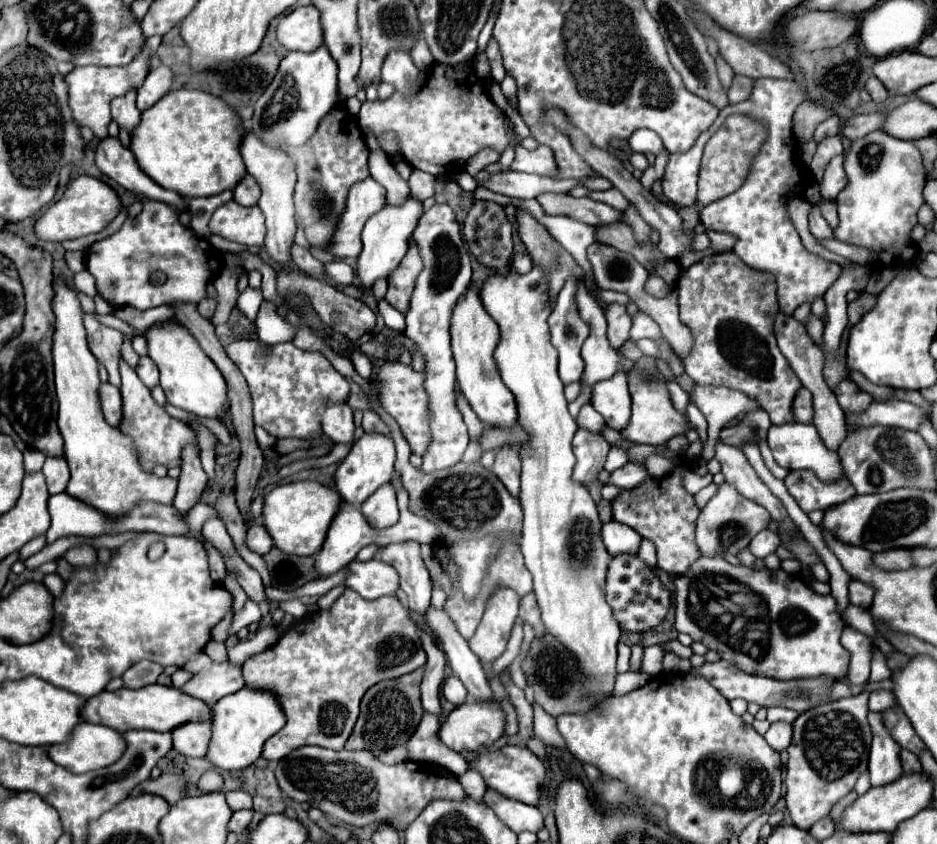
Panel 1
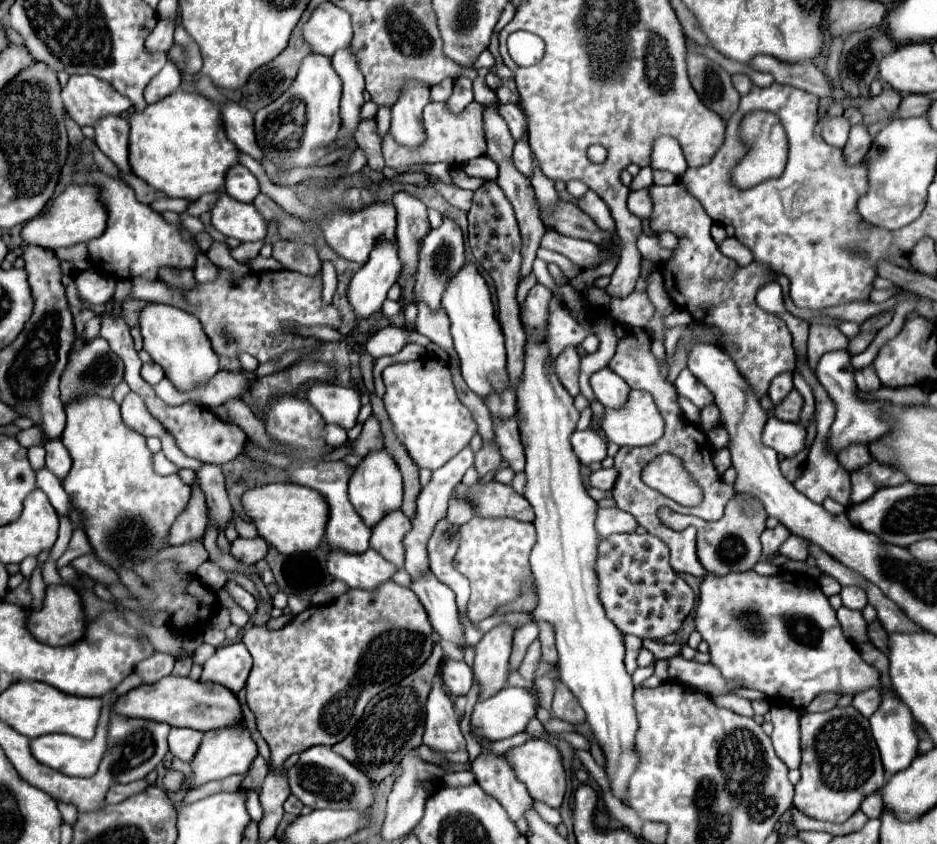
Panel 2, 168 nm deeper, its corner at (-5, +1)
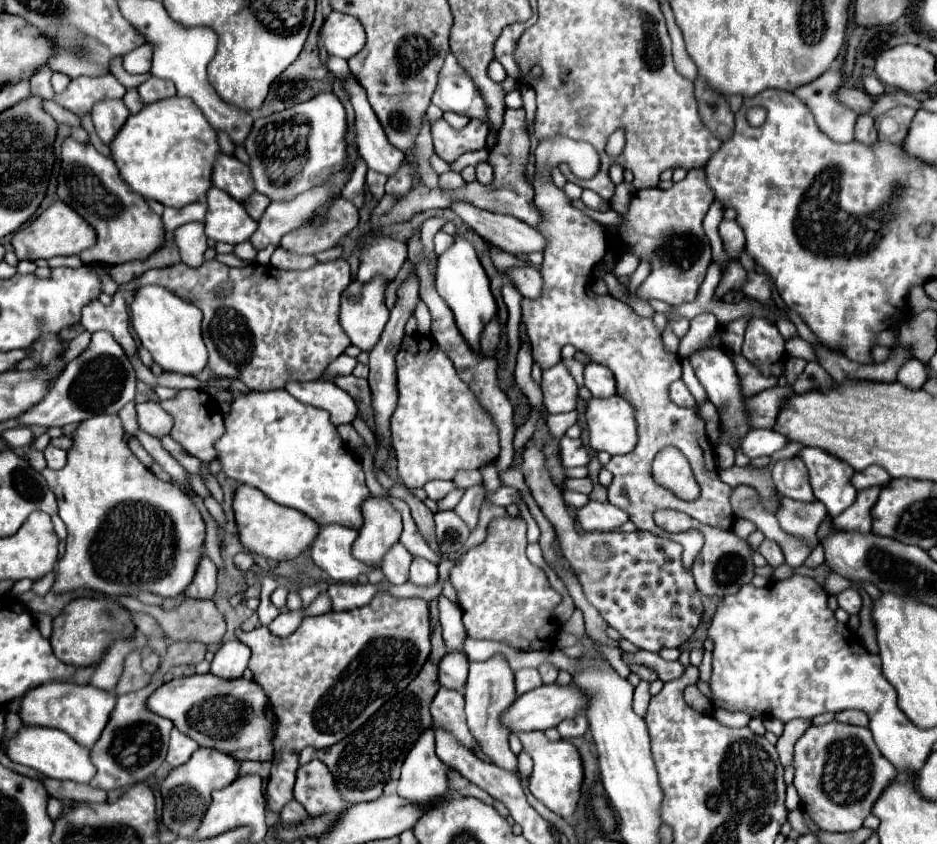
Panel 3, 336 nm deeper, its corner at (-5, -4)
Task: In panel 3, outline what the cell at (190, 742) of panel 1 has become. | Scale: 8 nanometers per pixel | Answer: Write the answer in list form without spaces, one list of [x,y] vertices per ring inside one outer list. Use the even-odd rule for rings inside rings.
[[[176,727],[172,729],[172,735],[170,735],[170,749],[168,749],[168,757],[166,761],[172,765],[172,767],[180,767],[184,765],[190,755],[198,749],[196,741],[192,741],[188,735],[180,733]]]

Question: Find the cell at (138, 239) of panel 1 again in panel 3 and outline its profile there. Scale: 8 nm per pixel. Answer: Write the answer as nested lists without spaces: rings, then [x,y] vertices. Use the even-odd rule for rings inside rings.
[[[72,137],[64,141],[58,197],[72,205],[72,209],[76,209],[96,229],[96,245],[80,253],[84,265],[122,265],[130,261],[146,261],[164,245],[166,229],[162,219],[148,207],[142,195],[134,193],[124,183],[114,161],[100,155],[90,143],[78,143]]]

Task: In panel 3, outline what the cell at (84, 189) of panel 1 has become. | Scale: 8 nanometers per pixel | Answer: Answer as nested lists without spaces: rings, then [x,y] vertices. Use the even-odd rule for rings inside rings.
[[[62,201],[52,203],[38,219],[24,225],[12,237],[12,245],[20,261],[22,259],[38,261],[38,259],[50,259],[56,255],[78,255],[84,249],[92,247],[94,243],[96,243],[96,231],[70,205],[64,205]]]

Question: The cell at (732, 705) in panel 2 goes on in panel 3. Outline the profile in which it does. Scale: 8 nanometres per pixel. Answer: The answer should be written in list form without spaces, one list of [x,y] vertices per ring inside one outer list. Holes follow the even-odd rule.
[[[716,709],[714,717],[726,727],[746,727],[750,717],[746,713],[728,713],[726,709]]]

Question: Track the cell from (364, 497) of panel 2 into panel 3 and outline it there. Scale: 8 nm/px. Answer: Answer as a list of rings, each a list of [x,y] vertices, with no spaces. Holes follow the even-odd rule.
[[[370,495],[362,503],[364,525],[358,531],[358,539],[354,543],[354,557],[380,567],[384,553],[400,539],[402,533],[402,517],[388,501],[388,497]]]

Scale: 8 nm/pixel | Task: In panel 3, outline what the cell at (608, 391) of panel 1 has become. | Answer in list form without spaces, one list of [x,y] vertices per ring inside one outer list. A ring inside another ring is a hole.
[[[588,363],[584,371],[584,381],[594,397],[612,397],[616,395],[616,381],[612,377],[612,371],[608,371],[604,365]]]

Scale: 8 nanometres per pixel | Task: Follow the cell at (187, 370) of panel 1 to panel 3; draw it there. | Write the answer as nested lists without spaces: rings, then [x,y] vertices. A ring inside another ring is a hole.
[[[148,285],[140,289],[130,305],[132,313],[132,327],[140,339],[140,343],[150,351],[152,359],[164,369],[172,373],[184,373],[184,375],[198,375],[206,363],[208,353],[202,339],[202,313],[196,305],[190,305],[176,297],[174,293],[158,287]]]

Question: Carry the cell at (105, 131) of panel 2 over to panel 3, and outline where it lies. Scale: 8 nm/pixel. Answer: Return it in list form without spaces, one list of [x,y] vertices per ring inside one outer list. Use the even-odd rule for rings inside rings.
[[[106,99],[106,101],[96,103],[92,109],[92,123],[94,123],[96,135],[100,137],[100,141],[108,145],[118,135],[124,121],[128,119],[128,115],[130,113],[128,113],[124,101]]]

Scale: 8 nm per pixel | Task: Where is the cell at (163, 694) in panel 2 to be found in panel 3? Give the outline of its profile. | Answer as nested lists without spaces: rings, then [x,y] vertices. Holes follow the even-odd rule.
[[[192,675],[192,677],[180,677],[180,679],[172,679],[168,683],[162,683],[146,701],[146,709],[170,719],[176,729],[180,729],[184,735],[192,737],[200,747],[212,747],[218,749],[222,753],[232,755],[238,761],[272,761],[274,757],[274,749],[272,749],[272,731],[274,731],[274,721],[272,721],[272,713],[270,713],[270,703],[264,695],[264,691],[254,685],[254,681],[246,681],[246,679],[220,679],[216,675]]]

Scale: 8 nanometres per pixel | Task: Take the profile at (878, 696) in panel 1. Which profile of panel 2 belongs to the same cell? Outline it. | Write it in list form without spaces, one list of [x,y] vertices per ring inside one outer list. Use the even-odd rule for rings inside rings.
[[[866,690],[866,692],[860,692],[852,698],[852,706],[866,718],[870,718],[876,708],[880,706],[880,692],[878,690]]]

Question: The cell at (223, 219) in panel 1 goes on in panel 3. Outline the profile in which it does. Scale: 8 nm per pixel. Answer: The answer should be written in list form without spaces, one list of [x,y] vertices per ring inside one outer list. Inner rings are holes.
[[[212,187],[206,195],[208,213],[206,213],[206,237],[224,243],[244,243],[256,231],[256,221],[248,217],[242,203],[224,193],[222,189]]]

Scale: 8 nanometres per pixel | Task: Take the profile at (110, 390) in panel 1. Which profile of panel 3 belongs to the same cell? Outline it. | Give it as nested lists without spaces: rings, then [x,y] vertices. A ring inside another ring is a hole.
[[[152,401],[138,403],[136,413],[138,413],[138,427],[144,433],[158,437],[158,439],[162,439],[164,435],[170,433],[172,417],[158,403],[152,403]]]

